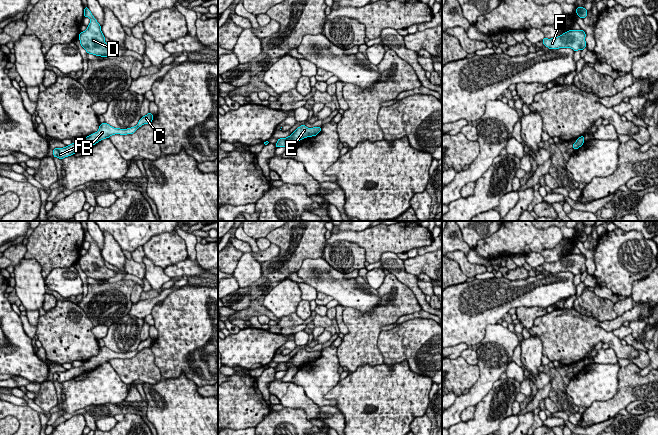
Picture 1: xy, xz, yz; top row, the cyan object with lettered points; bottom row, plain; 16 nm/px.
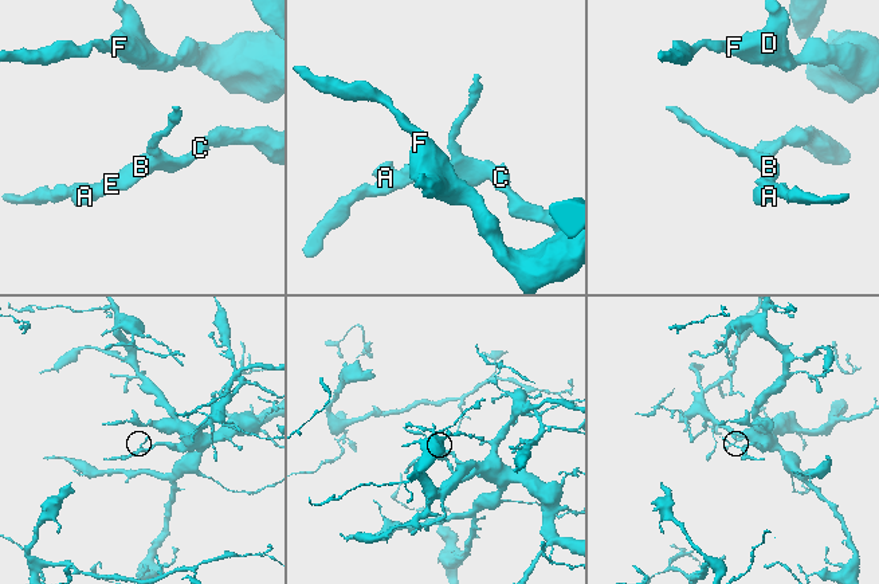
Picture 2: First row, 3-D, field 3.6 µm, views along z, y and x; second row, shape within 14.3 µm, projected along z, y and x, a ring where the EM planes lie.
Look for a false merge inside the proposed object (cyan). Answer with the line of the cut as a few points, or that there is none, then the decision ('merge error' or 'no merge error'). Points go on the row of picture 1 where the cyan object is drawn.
cut none; no merge error

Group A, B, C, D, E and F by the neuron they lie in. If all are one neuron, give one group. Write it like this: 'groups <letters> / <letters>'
groups A B C D E F

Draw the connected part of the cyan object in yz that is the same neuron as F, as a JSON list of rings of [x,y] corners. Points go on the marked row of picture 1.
[[[569,30],[555,38],[544,38],[542,40],[544,46],[549,49],[571,48],[574,51],[583,50],[586,47],[586,34],[581,30]]]

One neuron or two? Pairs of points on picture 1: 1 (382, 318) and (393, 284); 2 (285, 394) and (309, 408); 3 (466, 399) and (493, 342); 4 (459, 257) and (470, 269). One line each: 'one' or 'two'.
1: one
2: one
3: one
4: one

